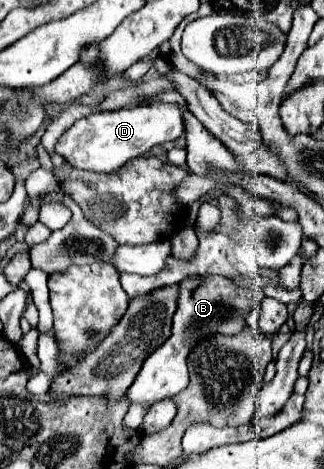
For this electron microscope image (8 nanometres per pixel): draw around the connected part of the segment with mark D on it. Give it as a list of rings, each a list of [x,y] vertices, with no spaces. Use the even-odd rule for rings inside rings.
[[[170,103],[132,105],[118,111],[104,111],[76,121],[56,143],[56,153],[74,169],[92,173],[114,173],[128,161],[142,157],[154,145],[174,141],[184,133],[182,111]]]

